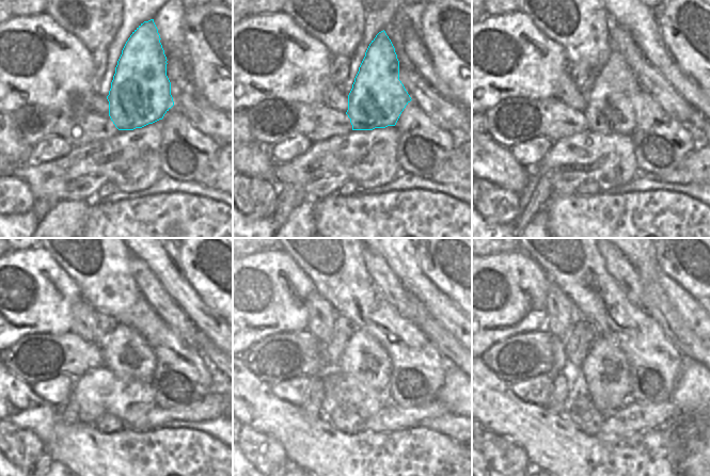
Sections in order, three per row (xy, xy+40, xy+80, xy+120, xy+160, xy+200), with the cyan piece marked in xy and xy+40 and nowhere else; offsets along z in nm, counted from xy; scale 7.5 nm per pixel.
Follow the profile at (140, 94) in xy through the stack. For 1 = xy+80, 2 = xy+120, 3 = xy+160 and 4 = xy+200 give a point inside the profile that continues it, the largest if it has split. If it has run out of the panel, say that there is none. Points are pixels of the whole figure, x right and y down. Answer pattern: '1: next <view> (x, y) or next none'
1: next xy+80 (610, 111)
2: next xy+120 (126, 353)
3: next xy+160 (364, 359)
4: next xy+200 (605, 370)

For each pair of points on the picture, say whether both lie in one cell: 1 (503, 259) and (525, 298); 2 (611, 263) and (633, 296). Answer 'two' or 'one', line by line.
1: one
2: one

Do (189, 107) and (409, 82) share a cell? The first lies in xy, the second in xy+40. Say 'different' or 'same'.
same

